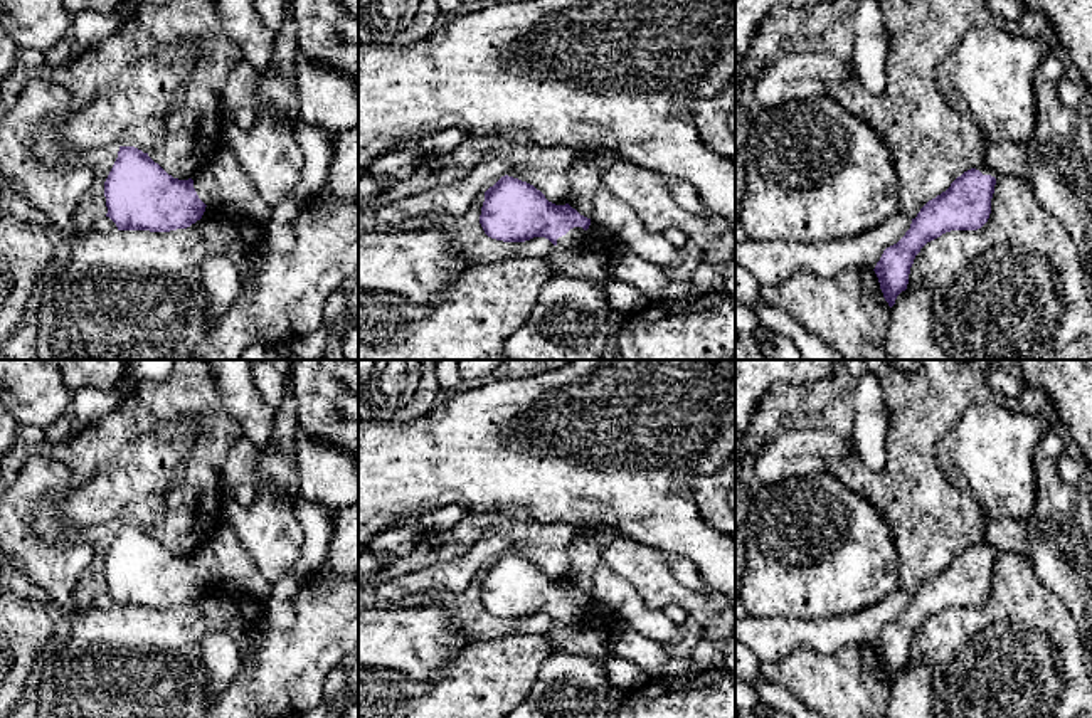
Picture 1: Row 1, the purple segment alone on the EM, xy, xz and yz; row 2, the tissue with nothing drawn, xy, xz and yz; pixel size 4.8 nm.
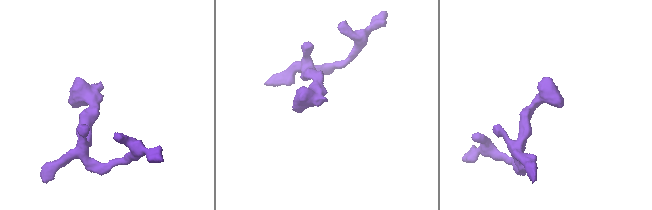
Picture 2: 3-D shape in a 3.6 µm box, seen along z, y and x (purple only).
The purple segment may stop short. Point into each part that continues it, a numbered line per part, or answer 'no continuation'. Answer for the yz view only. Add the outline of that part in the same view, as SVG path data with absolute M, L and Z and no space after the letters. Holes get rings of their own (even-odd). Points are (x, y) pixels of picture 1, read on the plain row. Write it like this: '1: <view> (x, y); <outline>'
1: yz (1000, 535); M1028 518L1023 520L988 520L984 528L984 541L979 545L983 552L1015 553L1030 557L1028 545Z

